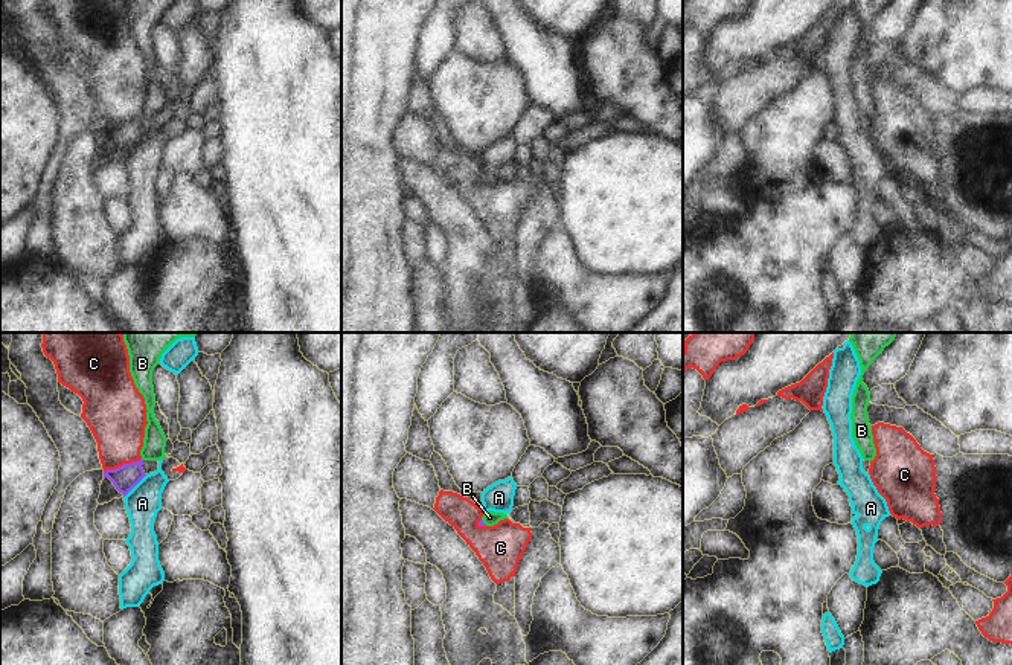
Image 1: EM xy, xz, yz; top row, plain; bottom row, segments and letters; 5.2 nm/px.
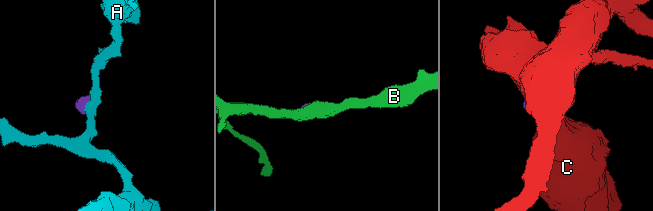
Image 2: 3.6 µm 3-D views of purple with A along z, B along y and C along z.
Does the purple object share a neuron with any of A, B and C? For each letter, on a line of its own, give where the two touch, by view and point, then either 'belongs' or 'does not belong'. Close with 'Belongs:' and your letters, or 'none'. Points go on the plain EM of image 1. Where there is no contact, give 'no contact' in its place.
A: contact xy (134, 144); does not belong
B: contact xz (482, 180); belongs
C: contact xy (124, 122); does not belong
Belongs: B

